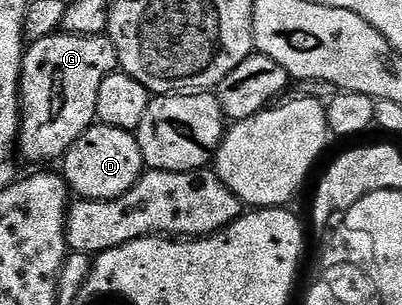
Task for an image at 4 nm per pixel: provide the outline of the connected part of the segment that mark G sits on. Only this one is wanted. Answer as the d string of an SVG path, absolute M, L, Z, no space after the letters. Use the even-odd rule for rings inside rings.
M58 32L32 43L25 51L21 69L21 132L17 135L19 154L29 162L49 162L52 158L64 159L65 153L97 122L99 84L118 69L117 53L108 37L75 36Z

